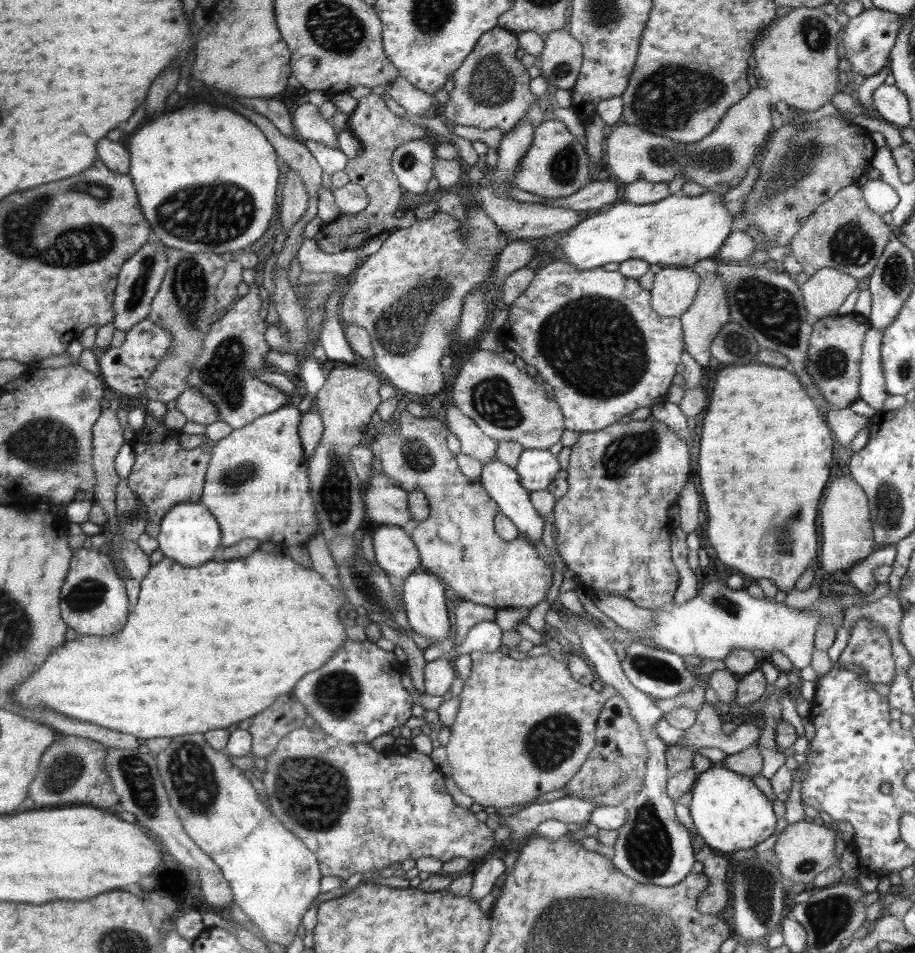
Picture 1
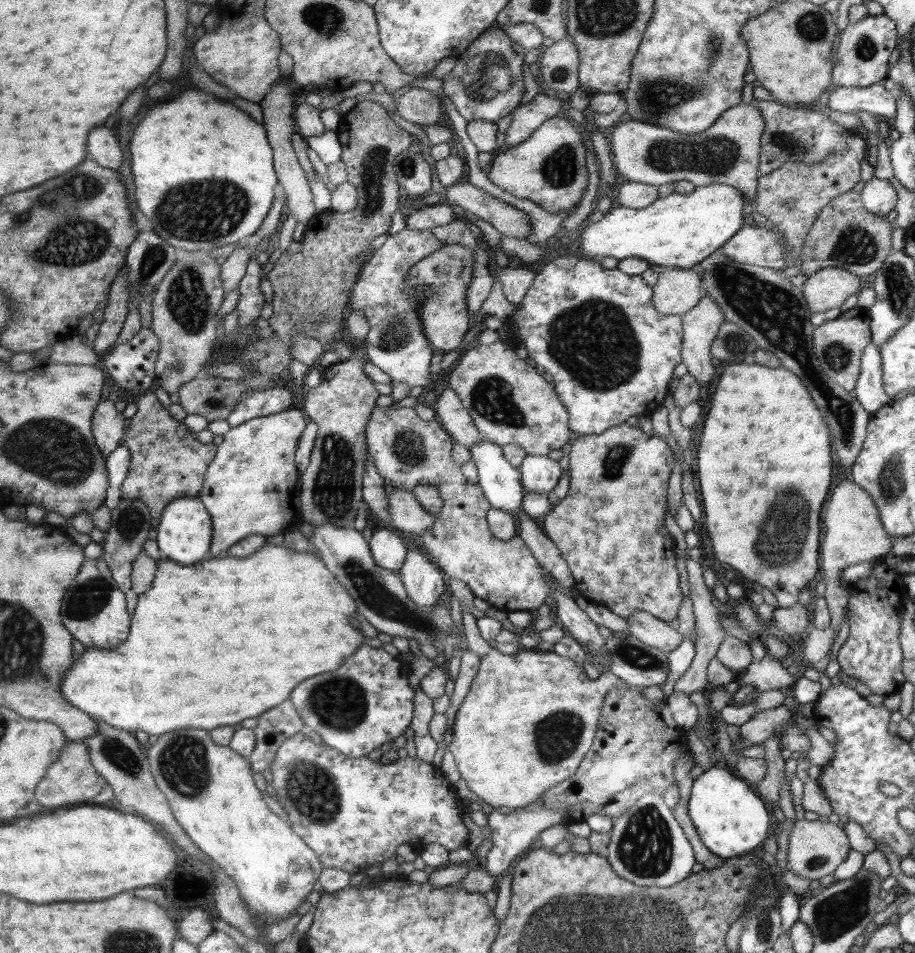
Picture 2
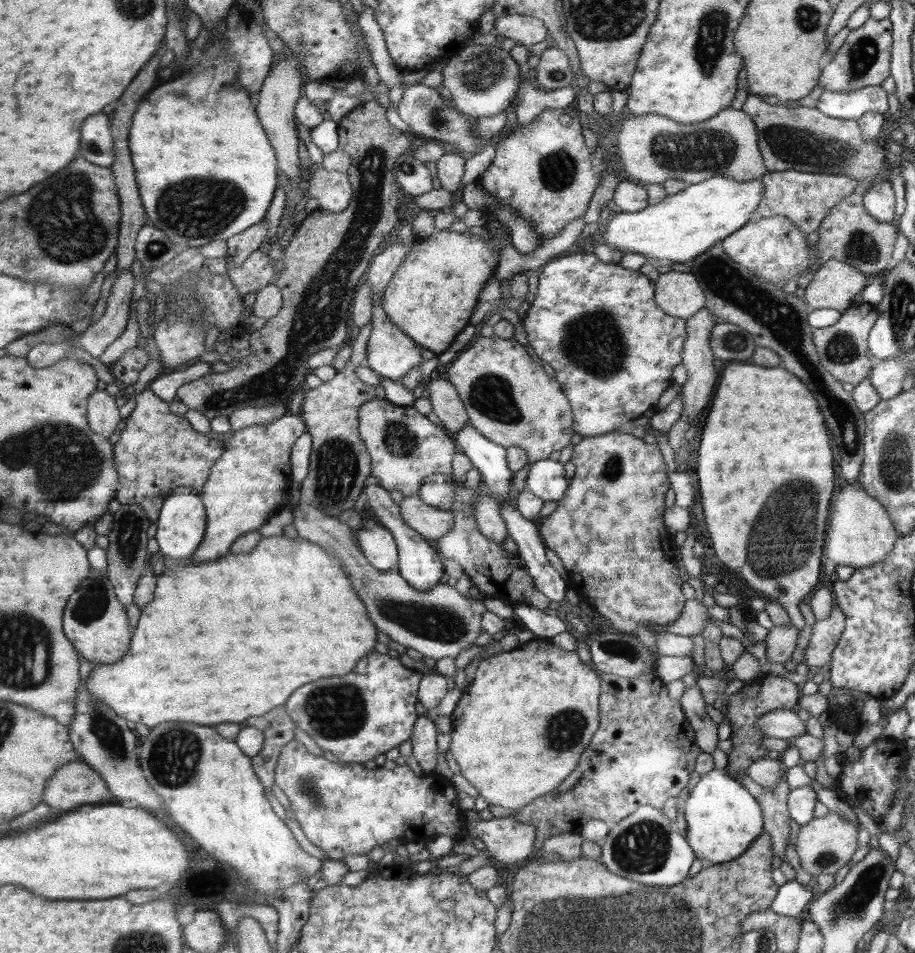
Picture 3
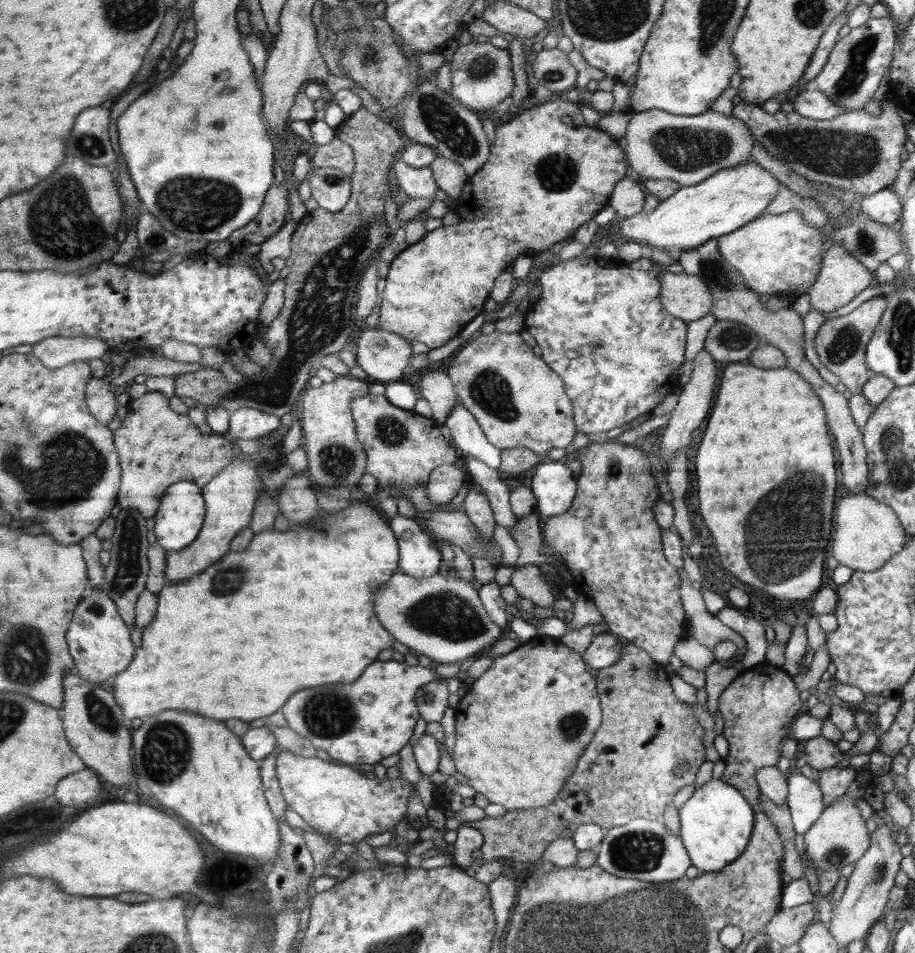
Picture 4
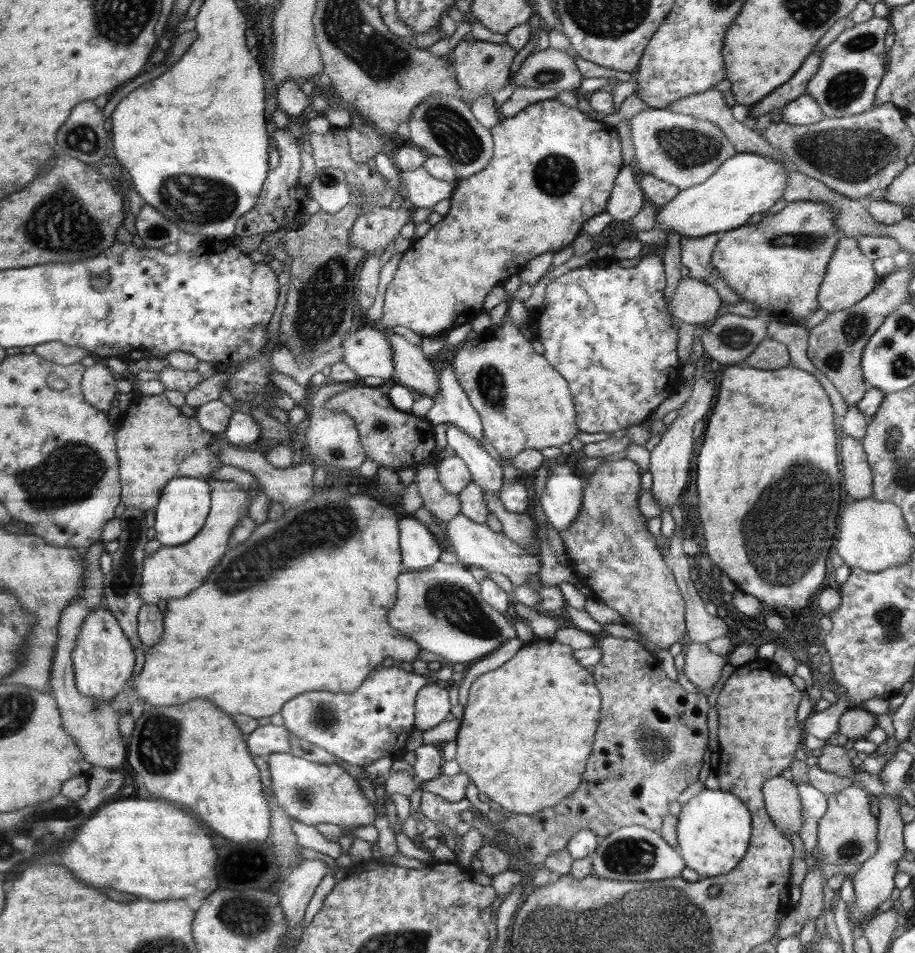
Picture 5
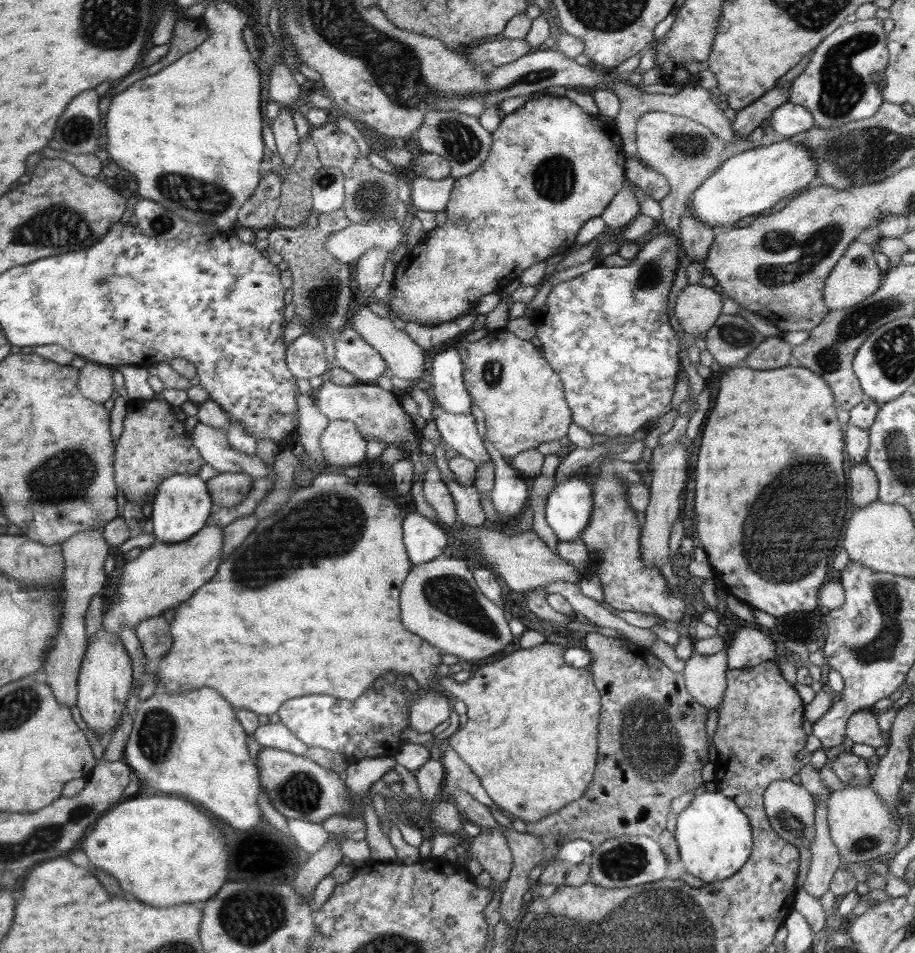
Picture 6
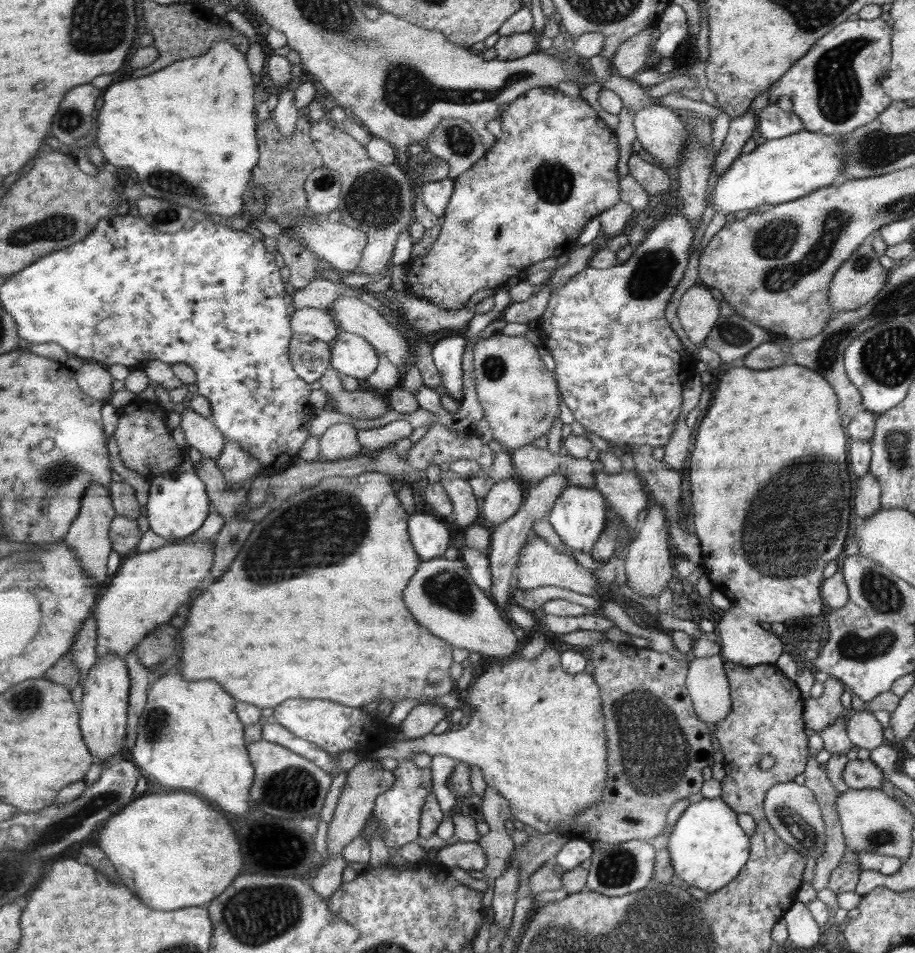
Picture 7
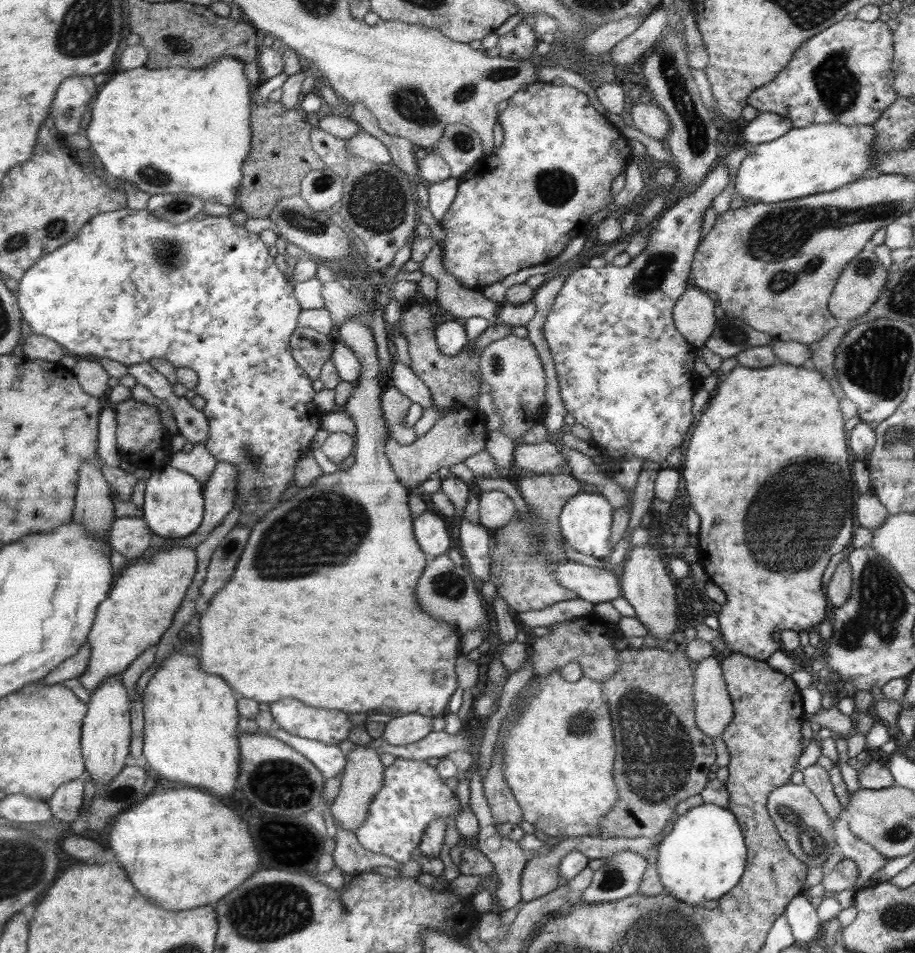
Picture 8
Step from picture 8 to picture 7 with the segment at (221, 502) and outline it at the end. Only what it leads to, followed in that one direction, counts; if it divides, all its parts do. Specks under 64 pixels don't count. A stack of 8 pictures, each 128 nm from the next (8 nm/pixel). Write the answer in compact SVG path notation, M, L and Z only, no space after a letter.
M229 440L215 462L225 476L227 484L239 484L251 476L257 476L261 464L250 456L237 442Z

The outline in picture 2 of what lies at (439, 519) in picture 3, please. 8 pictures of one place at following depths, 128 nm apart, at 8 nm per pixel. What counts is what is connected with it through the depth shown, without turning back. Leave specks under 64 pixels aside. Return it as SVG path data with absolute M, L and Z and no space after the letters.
M396 488L389 495L391 525L409 537L424 534L434 524L436 516L427 513L417 502L413 492Z

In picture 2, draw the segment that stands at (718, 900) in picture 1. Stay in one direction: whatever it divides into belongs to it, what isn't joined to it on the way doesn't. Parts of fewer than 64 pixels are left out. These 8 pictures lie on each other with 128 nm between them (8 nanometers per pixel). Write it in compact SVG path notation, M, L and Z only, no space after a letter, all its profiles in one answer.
M690 750L684 755L680 753L680 757L674 762L674 780L680 790L679 801L678 804L674 806L673 816L678 822L678 825L682 828L684 834L688 837L690 844L693 846L697 862L703 864L706 869L713 869L722 866L724 858L712 854L708 848L703 845L688 813L688 803L693 786L690 772L695 766L696 761L694 761L694 755L692 755Z

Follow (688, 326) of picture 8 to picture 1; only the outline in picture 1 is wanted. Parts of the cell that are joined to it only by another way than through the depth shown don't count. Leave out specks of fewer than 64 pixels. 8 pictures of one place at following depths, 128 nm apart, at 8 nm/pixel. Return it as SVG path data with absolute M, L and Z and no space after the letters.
M664 267L649 291L651 306L660 316L681 317L694 303L700 278L690 268Z

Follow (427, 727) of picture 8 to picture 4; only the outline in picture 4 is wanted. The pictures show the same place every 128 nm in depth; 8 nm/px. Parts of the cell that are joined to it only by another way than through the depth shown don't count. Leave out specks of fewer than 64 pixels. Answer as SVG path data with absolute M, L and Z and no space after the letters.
M439 677L419 688L416 704L419 715L426 722L440 722L448 705L447 680Z

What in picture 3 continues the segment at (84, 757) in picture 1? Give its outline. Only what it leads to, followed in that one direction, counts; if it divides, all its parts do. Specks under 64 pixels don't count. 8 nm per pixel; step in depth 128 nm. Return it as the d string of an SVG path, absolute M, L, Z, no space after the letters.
M78 757L58 768L48 781L44 802L54 808L74 810L82 804L100 802L106 794L110 794L109 789L100 774Z

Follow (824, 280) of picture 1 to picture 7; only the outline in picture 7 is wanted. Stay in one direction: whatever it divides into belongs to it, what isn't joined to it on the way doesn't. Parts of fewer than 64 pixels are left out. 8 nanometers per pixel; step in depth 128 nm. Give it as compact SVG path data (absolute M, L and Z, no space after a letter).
M861 244L845 261L836 269L830 289L828 289L827 302L834 311L852 311L866 305L868 301L877 296L887 280L888 270L880 264L879 256L872 245Z

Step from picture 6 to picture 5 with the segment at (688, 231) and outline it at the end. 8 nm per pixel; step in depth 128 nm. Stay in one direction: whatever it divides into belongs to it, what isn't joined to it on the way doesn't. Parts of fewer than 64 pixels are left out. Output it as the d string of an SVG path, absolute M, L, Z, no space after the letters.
M721 234L698 238L681 238L681 264L690 271L689 278L698 280L714 288L720 296L720 308L742 301L734 289L720 277L718 269L712 265L711 256Z

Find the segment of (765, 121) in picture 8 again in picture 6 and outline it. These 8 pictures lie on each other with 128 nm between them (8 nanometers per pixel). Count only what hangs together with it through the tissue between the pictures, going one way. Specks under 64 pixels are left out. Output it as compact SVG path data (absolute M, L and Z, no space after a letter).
M790 101L775 108L768 122L771 122L772 128L782 139L793 139L815 126L810 111Z

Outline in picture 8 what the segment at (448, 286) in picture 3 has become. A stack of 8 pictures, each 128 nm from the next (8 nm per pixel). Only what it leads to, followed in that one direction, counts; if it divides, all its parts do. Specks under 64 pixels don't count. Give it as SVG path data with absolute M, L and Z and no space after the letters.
M540 81L533 82L532 84L526 83L508 99L507 108L500 112L497 120L504 132L502 146L498 151L494 151L495 155L482 157L470 170L467 170L460 177L459 191L456 193L450 208L440 220L440 224L446 234L444 248L442 249L443 255L441 256L442 266L444 266L444 272L448 272L448 276L456 278L460 286L475 291L482 290L484 287L491 286L505 279L508 275L518 273L519 270L543 262L553 262L564 248L566 248L569 240L586 236L592 222L605 213L606 206L610 202L614 202L615 197L612 197L612 193L610 192L612 190L612 182L622 172L625 172L625 168L632 157L630 146L626 142L627 138L622 132L609 119L604 117L603 114L598 113L589 104L588 100L586 93L566 83L561 86Z

